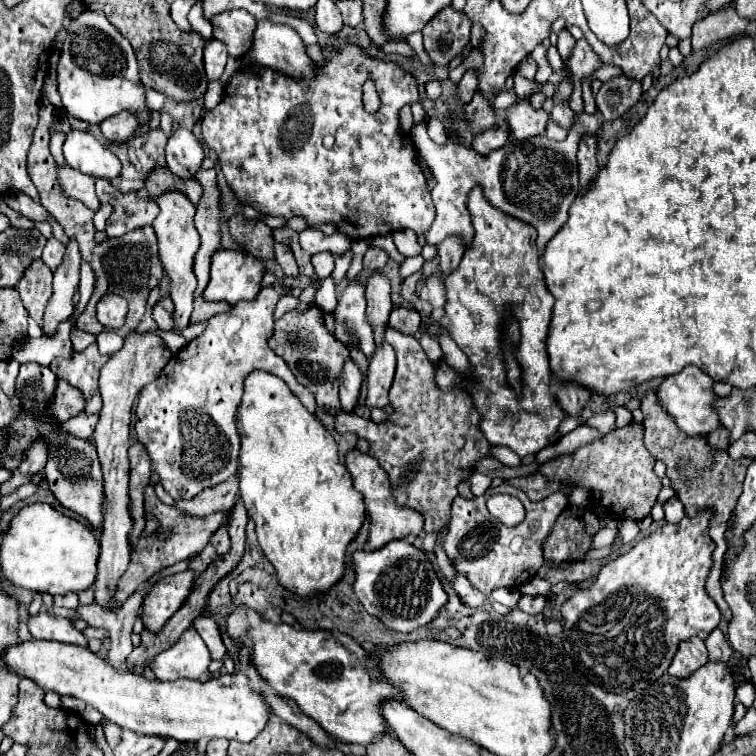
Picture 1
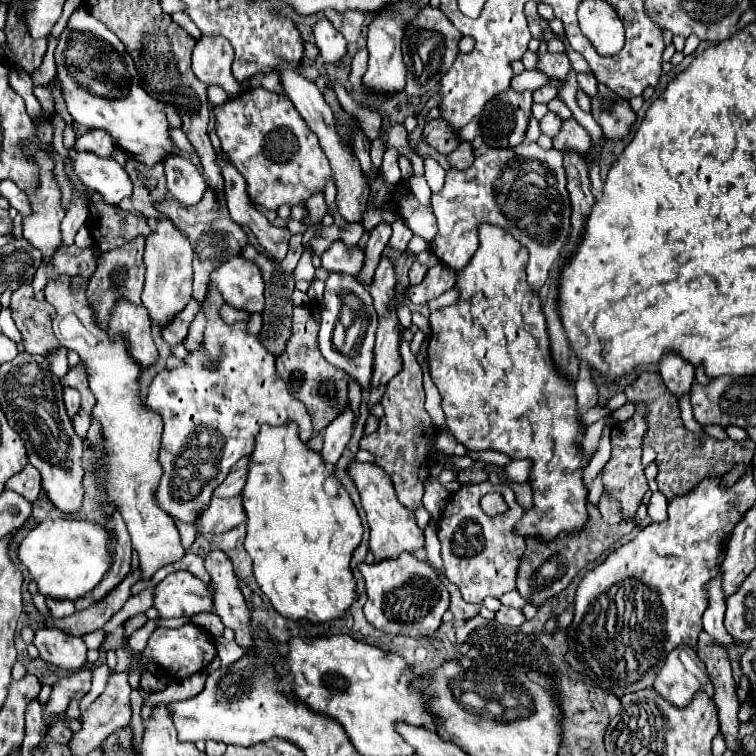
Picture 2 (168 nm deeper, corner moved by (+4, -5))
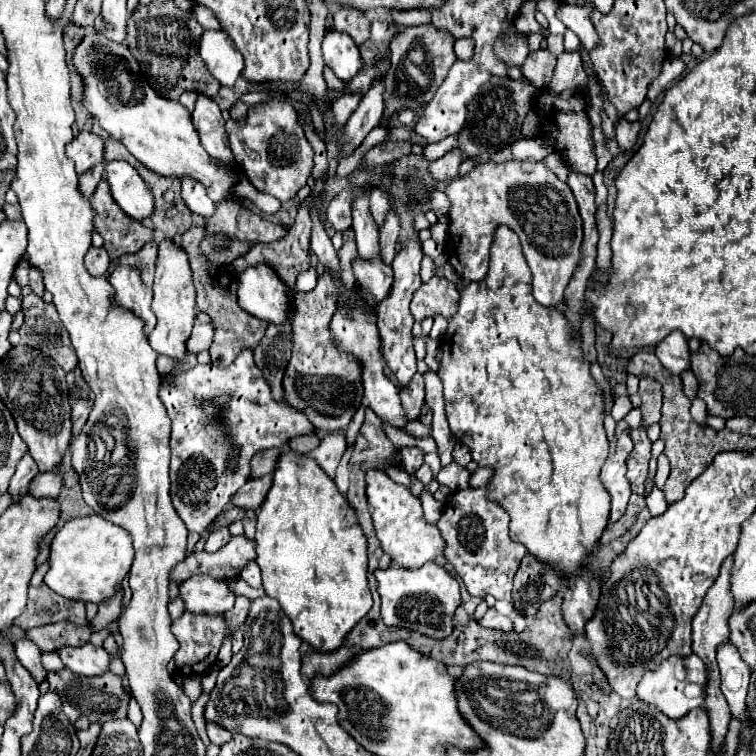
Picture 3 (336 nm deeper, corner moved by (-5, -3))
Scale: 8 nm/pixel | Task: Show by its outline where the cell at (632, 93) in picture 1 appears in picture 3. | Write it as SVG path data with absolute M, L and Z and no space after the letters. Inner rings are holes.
M625 118L619 120L619 124L615 126L617 132L617 144L621 152L627 152L635 146L637 142L637 134L639 134L639 122L627 122Z

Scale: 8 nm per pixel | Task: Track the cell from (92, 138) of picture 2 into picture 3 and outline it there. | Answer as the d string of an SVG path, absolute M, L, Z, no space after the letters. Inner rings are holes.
M79 132L67 146L65 154L75 164L75 172L83 174L89 168L97 166L97 162L103 162L103 146L105 142L93 134L93 132Z

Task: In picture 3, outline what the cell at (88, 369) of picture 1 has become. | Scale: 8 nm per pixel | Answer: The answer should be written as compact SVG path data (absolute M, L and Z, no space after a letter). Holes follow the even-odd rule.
M77 400L71 406L71 420L73 420L73 436L77 436L81 432L81 426L87 422L89 410L91 410L91 402L89 400Z

